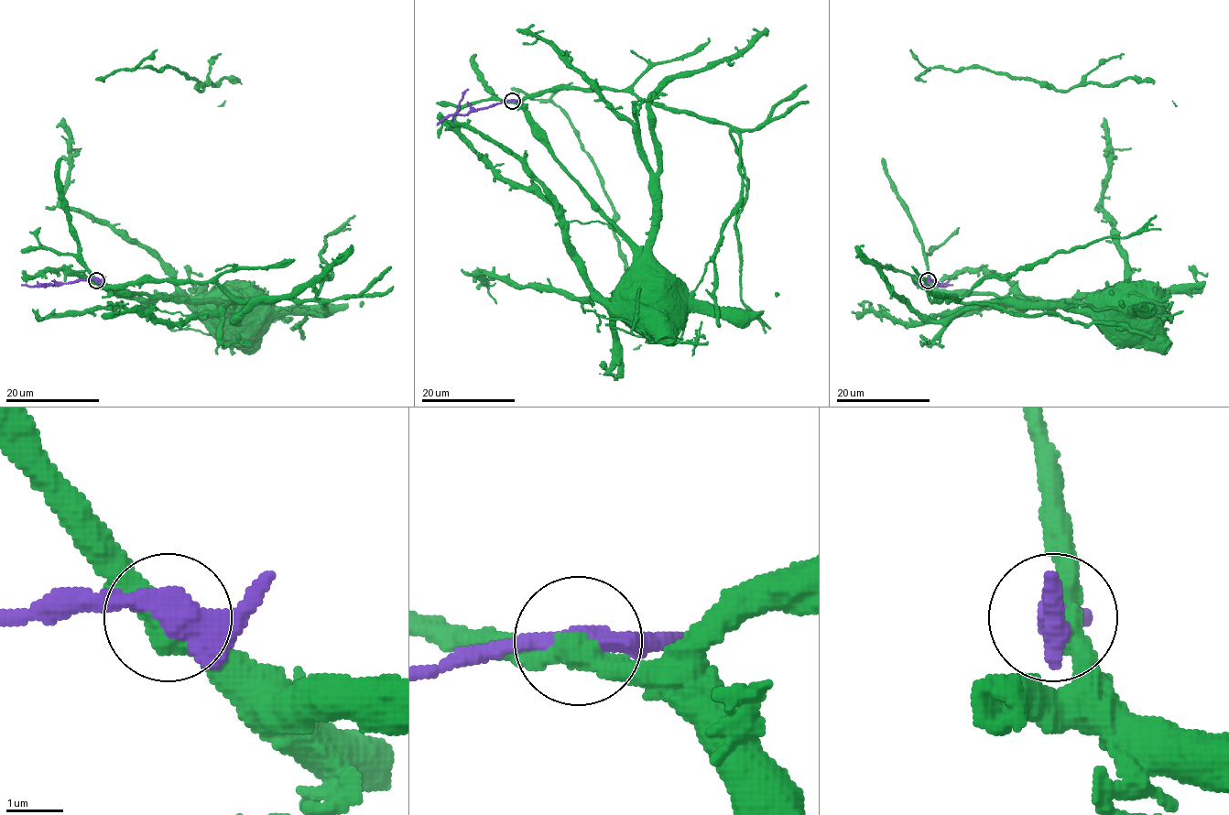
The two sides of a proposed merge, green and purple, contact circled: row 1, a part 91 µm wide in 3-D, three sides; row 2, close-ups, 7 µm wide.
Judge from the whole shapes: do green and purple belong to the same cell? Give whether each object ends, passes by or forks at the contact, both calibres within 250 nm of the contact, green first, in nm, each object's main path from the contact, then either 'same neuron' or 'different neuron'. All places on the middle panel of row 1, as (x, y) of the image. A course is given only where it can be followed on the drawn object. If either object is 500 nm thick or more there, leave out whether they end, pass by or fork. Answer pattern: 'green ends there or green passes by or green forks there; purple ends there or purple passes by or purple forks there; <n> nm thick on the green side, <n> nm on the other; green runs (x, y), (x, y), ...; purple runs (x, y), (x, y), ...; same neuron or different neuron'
green passes by; purple passes by; 440 nm thick on the green side, 440 nm on the other; green runs (512, 101), (521, 108), (532, 132), (552, 157), (625, 238), (642, 259), (642, 264), (650, 268); purple runs (512, 101), (502, 101), (460, 114), (459, 103), (468, 89); different neuron

